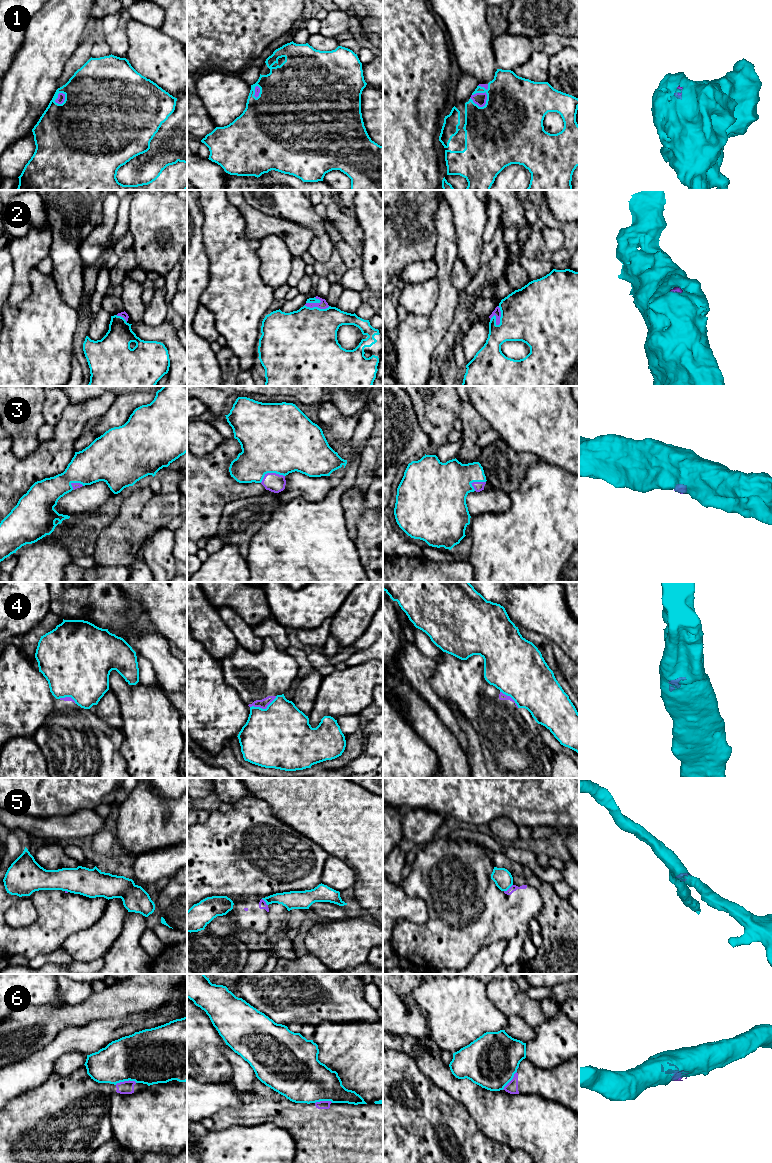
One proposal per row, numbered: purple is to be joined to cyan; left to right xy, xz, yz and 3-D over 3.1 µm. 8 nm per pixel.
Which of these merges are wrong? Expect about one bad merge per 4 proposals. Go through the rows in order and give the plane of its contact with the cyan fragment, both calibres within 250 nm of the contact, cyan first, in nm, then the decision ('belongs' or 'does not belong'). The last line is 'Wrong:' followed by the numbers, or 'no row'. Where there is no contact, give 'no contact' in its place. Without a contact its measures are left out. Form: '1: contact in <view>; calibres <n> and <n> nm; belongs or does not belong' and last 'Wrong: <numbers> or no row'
1: contact in yz; calibres 480 and 100 nm; belongs
2: contact in yz; calibres 460 and 60 nm; belongs
3: contact in xz; calibres 500 and 150 nm; belongs
4: contact in xz; calibres 500 and 70 nm; does not belong
5: contact in yz; calibres 150 and 50 nm; does not belong
6: contact in xy; calibres 420 and 110 nm; does not belong
Wrong: 4, 5, 6

